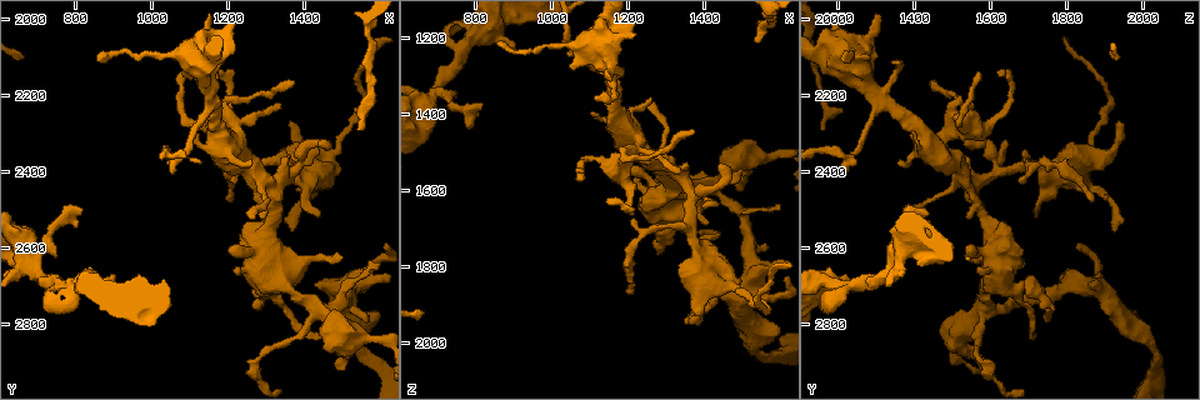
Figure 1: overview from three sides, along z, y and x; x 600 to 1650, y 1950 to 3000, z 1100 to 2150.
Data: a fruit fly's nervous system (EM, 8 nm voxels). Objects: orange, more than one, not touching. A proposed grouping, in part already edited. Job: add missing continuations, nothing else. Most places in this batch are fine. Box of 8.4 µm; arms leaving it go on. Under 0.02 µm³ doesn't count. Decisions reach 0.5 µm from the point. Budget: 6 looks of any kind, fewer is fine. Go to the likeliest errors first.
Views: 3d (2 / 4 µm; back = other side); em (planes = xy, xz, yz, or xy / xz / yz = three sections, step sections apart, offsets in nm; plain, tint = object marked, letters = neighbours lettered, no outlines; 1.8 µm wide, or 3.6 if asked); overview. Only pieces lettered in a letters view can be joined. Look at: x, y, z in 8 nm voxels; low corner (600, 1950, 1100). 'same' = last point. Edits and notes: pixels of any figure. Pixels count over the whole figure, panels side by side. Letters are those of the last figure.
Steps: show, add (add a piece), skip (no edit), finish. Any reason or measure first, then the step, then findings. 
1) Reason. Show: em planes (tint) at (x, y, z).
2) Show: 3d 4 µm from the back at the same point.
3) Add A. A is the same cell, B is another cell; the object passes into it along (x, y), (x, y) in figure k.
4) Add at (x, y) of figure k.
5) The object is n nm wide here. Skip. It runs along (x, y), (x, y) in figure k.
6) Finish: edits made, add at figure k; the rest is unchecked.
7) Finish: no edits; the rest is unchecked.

Branch stops here. Show: em planes (letters) at (780, 2505, 1440).

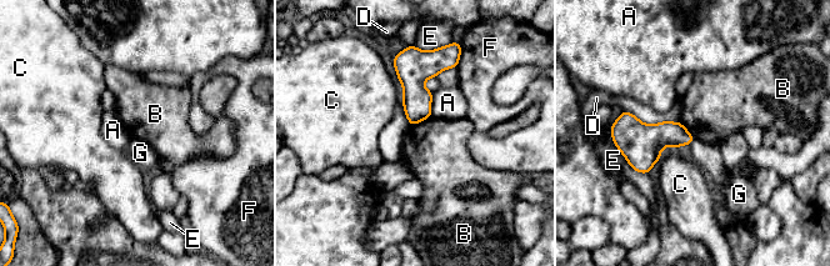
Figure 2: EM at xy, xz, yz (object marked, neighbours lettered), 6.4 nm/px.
The longest contact is with E, 400 nm. Skip. A, B, C, D, E, F and G are other cells; none of them fits.

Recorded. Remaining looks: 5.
Thick end. Show: em planes (tint) at (900, 2680, 1230).

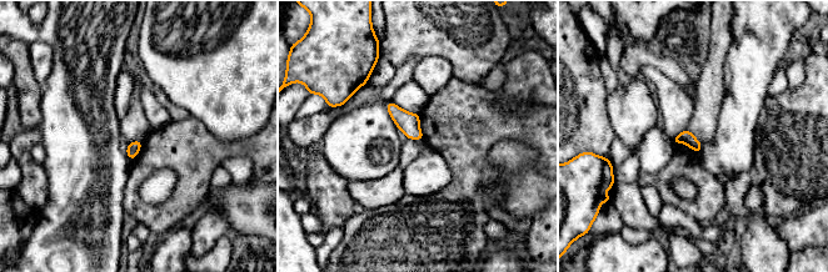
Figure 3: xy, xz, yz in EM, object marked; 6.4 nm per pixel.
Show: em planes (letters) at the same point.

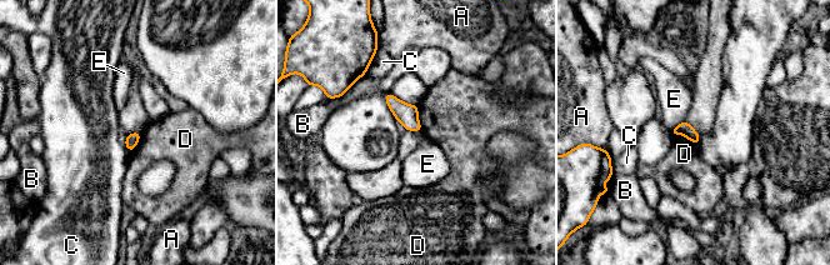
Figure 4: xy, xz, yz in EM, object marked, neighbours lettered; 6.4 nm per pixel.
Skip. A, B, C, D and E are other cells; a border runs along (673, 135), (681, 134), (698, 145) in figure 4; no lettered piece goes on from it.

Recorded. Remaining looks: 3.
Free end. Show: 3d 2 µm at (1365, 2365, 1530).

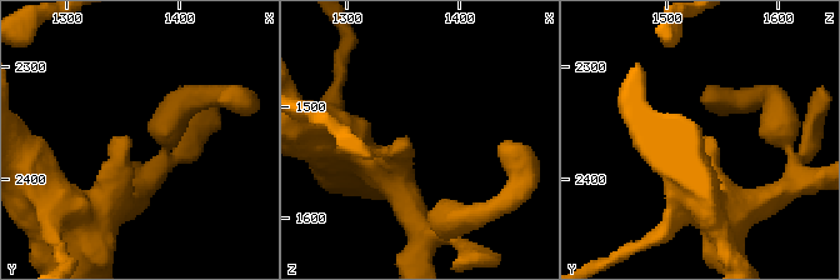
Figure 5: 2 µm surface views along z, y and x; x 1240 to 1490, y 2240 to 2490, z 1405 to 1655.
Show: em planes (tint) at (1358, 2366, 1534).

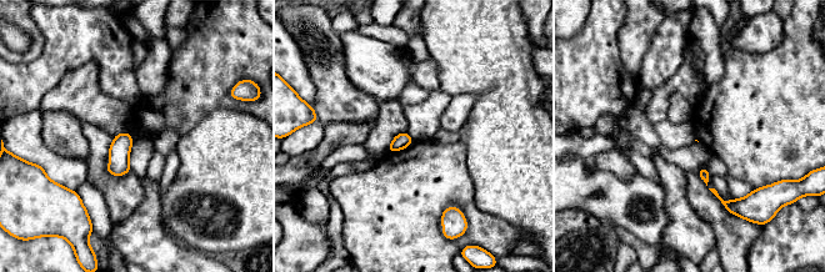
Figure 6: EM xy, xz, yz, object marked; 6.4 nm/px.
Show: em planes (letters) at the same point.

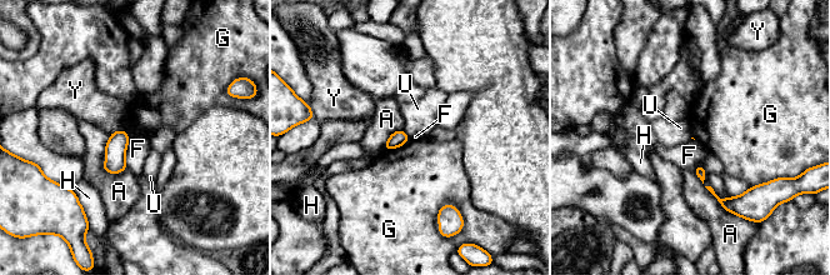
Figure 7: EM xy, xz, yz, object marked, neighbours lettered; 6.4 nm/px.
Skip. A, F, G, H, U and Y are other cells; a border runs along (401, 130), (410, 138) in figure 7; no lettered piece goes on from it.

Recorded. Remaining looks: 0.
Finish: no edits; the rest is unchecked.

